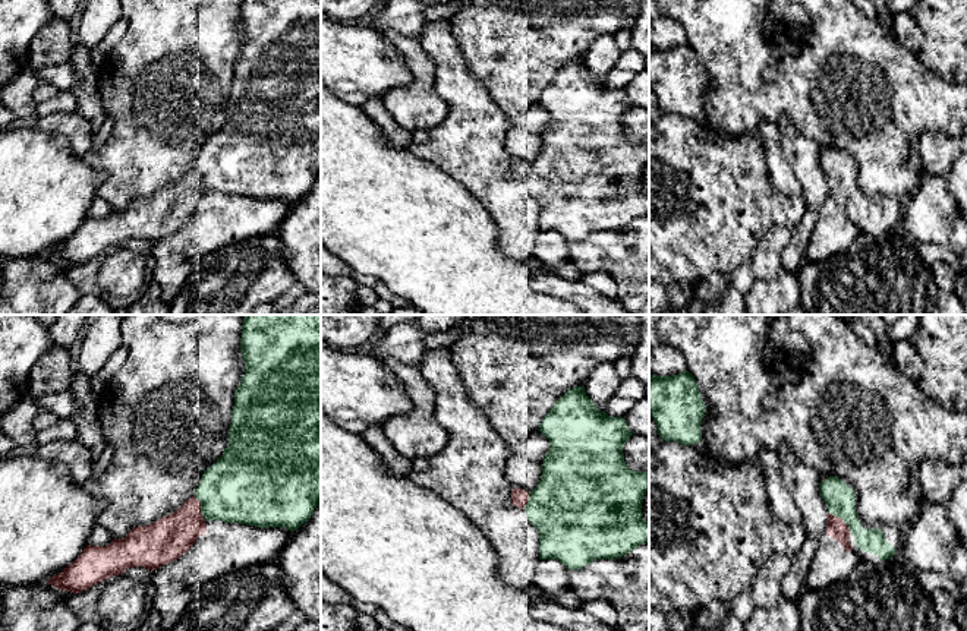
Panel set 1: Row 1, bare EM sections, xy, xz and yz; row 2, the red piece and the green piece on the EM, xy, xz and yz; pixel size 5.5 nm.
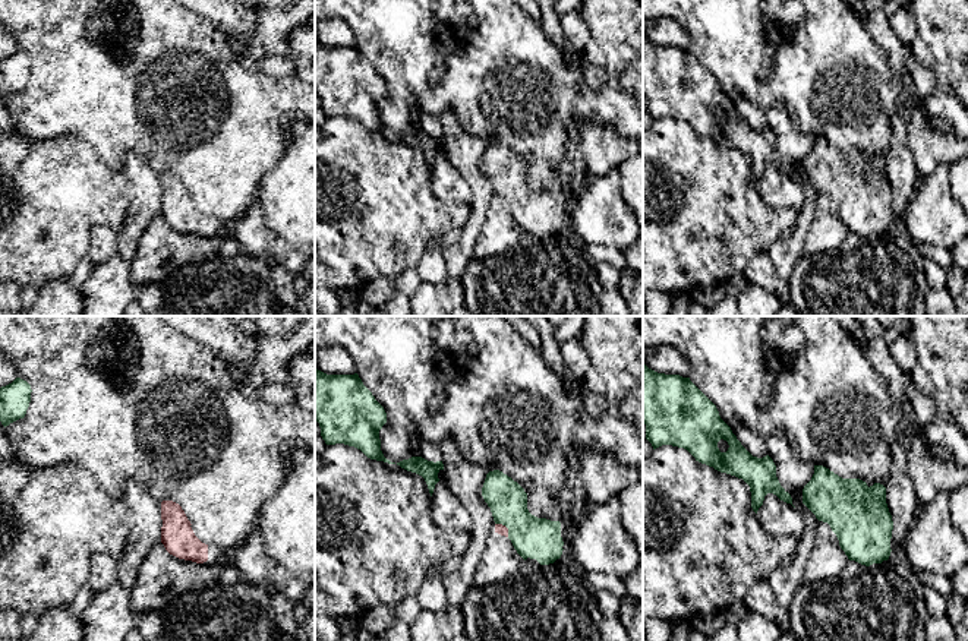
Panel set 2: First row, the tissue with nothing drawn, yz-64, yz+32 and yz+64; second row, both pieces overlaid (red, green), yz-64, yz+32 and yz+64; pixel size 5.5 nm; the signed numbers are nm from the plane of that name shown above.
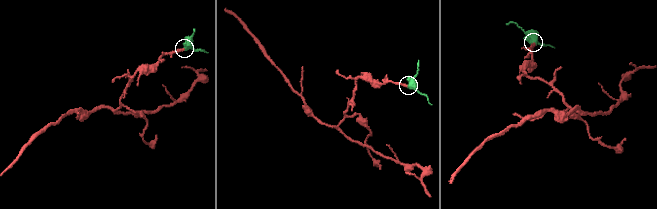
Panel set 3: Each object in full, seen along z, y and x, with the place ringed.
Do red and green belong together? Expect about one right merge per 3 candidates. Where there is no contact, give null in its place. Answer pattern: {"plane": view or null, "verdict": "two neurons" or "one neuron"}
{"plane": "yz", "verdict": "one neuron"}

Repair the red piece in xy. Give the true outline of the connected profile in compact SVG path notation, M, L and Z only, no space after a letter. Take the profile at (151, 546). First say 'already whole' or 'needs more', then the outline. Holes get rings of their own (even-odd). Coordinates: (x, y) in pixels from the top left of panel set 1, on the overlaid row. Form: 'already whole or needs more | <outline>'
needs more | M246 315L240 350L245 373L234 394L229 445L217 463L204 471L195 495L176 512L149 526L135 527L123 539L113 539L107 546L88 545L69 567L45 583L79 593L133 567L154 571L193 546L207 531L205 518L290 531L311 518L321 501L321 315Z

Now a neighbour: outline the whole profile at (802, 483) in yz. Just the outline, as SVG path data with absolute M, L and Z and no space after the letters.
M796 466L785 470L784 485L800 512L799 527L803 531L803 542L791 556L791 565L781 578L781 591L796 600L813 550L826 533L828 505L819 492L818 471L812 467Z

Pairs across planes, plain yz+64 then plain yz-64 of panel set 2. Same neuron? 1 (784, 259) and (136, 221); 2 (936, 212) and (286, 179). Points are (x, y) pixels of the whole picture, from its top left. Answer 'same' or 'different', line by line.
1: same
2: different

